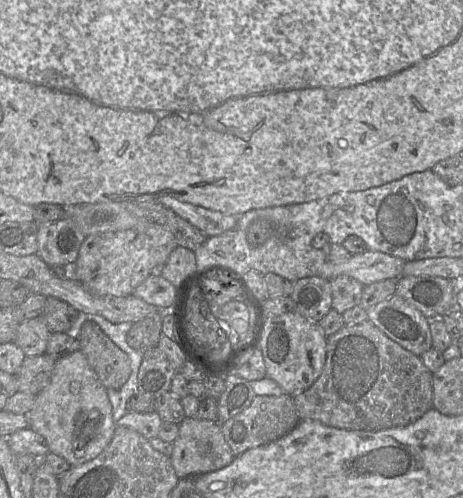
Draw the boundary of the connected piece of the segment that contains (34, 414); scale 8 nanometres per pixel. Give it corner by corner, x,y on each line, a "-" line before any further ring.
81,350
57,359
50,383
36,395
27,417
29,427
46,439
49,452
61,456
71,466
81,465
98,456
110,443
117,426
112,418
112,405
107,388
101,384

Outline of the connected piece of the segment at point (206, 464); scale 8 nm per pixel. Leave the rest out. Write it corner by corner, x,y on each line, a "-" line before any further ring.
191,417
179,424
177,438
173,441
173,451
170,456
175,474
179,479
195,477
208,472
222,469
235,458
227,444
218,421
210,421

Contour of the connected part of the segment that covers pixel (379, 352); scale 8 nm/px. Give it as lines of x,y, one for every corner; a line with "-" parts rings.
370,320
344,325
327,337
327,357
321,375
307,390
294,395
295,407
302,419
312,419
334,428
379,431
410,425
433,407
433,373
420,356
390,339

